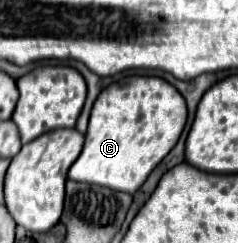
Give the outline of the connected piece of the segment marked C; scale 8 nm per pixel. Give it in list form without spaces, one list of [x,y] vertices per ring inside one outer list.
[[[127,76],[109,84],[93,104],[87,142],[81,156],[69,168],[69,180],[109,186],[135,194],[151,170],[177,144],[187,122],[187,106],[181,94],[157,76]]]

